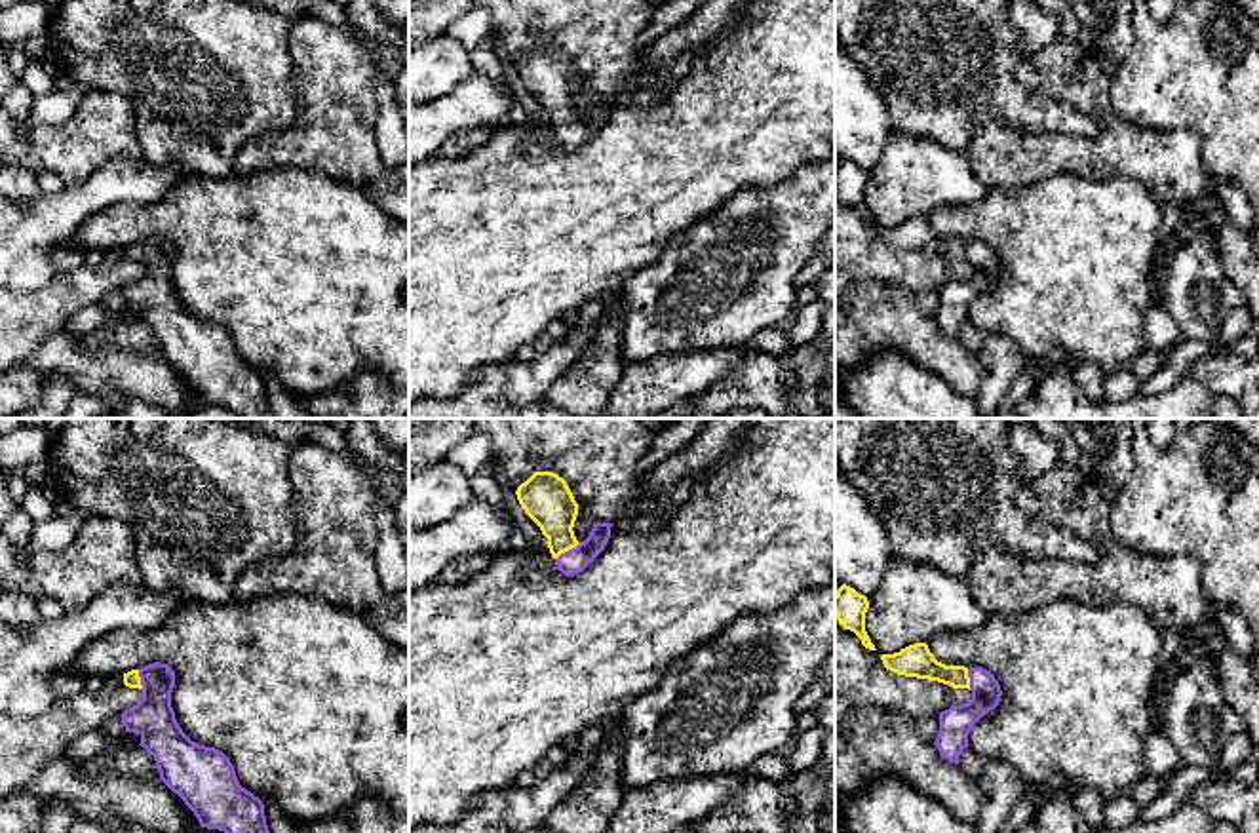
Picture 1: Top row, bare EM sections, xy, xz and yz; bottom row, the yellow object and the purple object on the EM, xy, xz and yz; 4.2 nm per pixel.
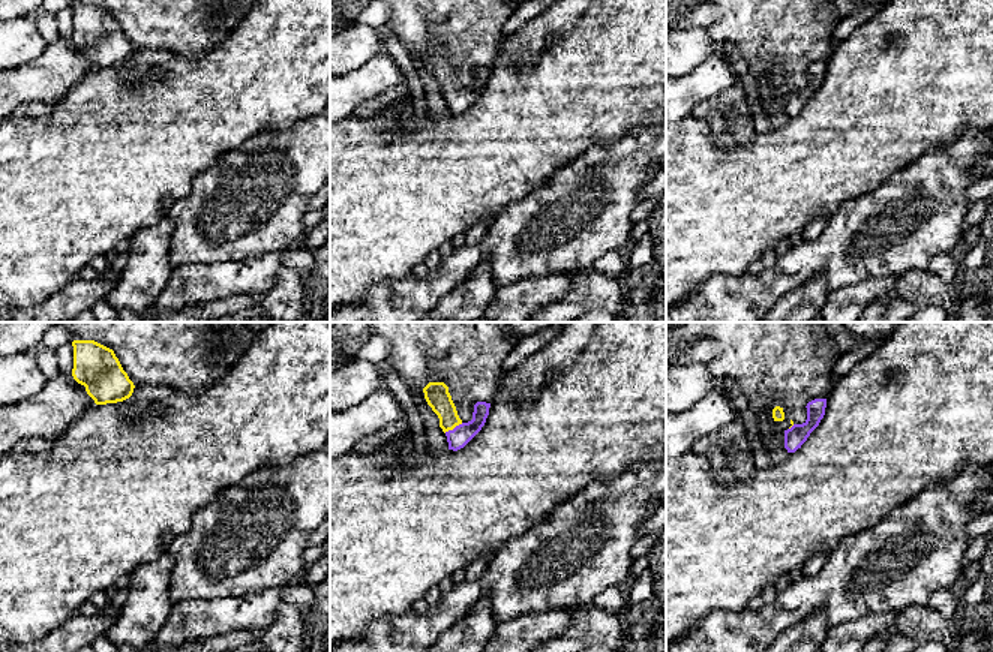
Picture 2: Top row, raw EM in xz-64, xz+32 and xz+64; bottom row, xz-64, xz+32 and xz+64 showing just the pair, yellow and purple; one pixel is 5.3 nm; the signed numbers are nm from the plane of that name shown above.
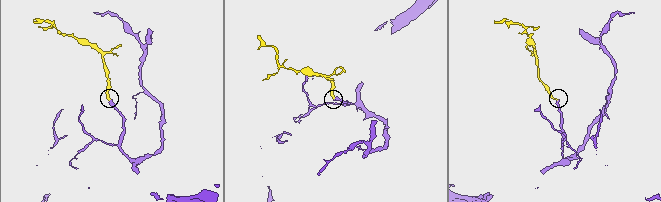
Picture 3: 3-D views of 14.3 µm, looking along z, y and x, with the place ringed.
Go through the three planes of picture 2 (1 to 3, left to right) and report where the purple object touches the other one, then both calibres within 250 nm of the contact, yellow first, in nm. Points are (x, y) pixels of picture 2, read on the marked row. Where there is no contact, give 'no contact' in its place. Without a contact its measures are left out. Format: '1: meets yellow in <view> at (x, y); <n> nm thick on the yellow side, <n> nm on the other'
1: no contact
2: meets yellow in xz+32 at (453, 427); 130 nm thick on the yellow side, 110 nm on the other
3: meets yellow in xz+64 at (791, 426); 20 nm thick on the yellow side, 110 nm on the other

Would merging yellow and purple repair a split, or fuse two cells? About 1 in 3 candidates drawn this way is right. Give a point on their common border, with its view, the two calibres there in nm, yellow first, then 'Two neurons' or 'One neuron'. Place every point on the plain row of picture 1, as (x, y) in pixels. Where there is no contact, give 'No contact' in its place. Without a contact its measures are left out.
Touches yellow at xz (567, 124). Thickness 220 nm (yellow) against 110 nm. One neuron

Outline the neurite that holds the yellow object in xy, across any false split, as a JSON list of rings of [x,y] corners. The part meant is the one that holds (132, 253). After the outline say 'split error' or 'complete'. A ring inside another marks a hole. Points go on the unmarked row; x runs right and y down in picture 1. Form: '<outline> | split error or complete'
[[[154,236],[141,243],[131,243],[124,247],[124,259],[143,266],[143,274],[120,289],[126,306],[141,310],[139,320],[154,331],[160,354],[184,375],[200,399],[224,405],[240,418],[274,418],[262,375],[240,359],[230,333],[215,321],[192,316],[179,300],[171,281],[175,261],[171,240]]] | split error

